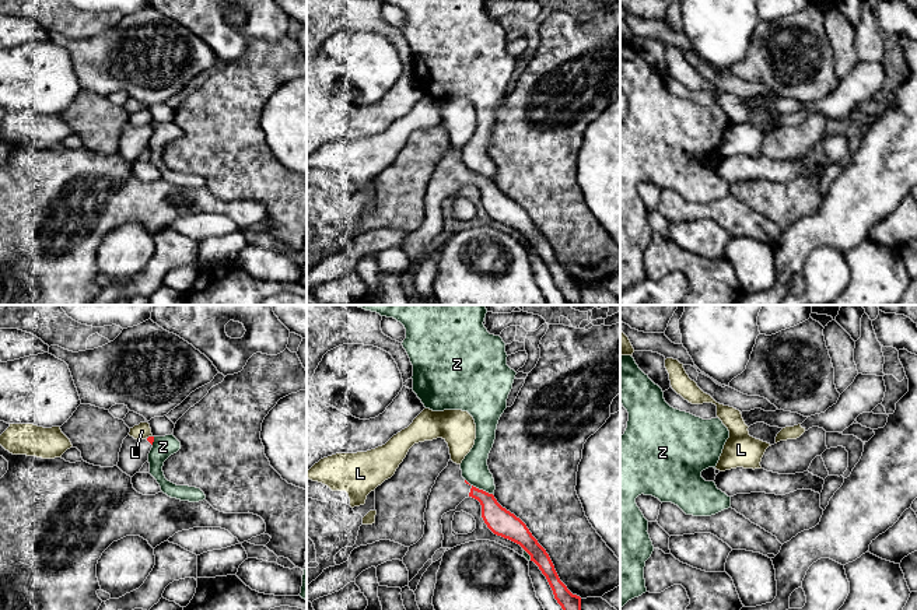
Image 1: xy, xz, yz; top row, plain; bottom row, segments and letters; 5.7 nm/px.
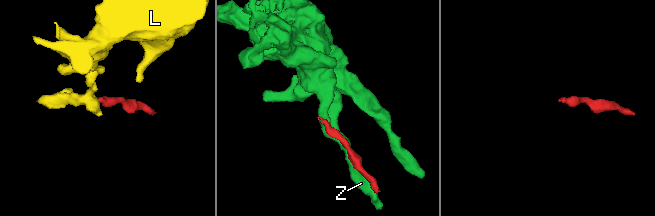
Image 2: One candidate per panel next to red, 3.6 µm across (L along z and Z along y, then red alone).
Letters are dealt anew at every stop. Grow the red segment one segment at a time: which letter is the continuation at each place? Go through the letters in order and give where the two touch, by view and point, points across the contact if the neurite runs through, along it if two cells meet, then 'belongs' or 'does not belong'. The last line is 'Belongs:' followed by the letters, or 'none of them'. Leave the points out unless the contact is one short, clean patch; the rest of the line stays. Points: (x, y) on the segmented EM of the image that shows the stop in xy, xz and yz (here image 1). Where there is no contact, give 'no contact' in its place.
L: xy (149, 437) | along xy (151, 435), (147, 438) | does not belong
Z: xz (478, 488) | does not belong
Belongs: none of them

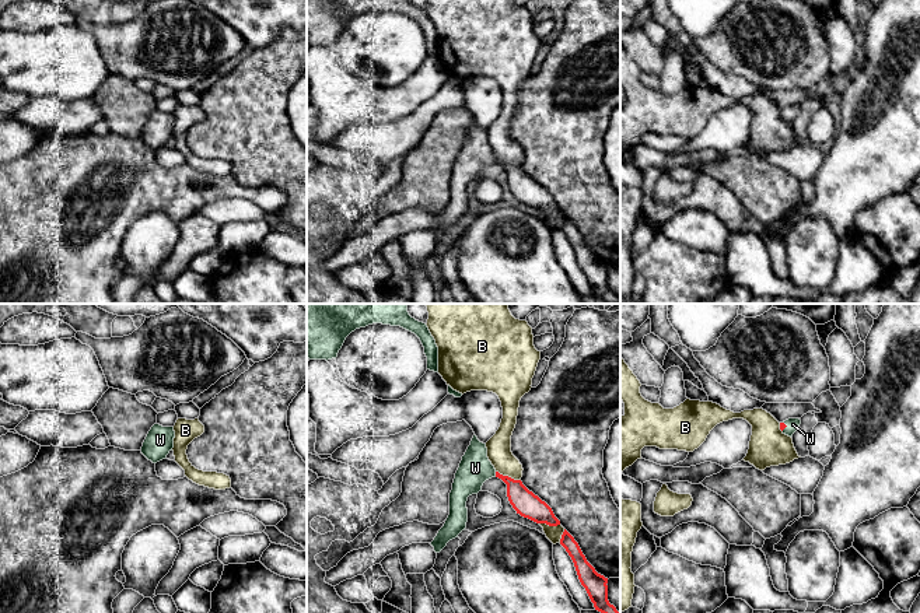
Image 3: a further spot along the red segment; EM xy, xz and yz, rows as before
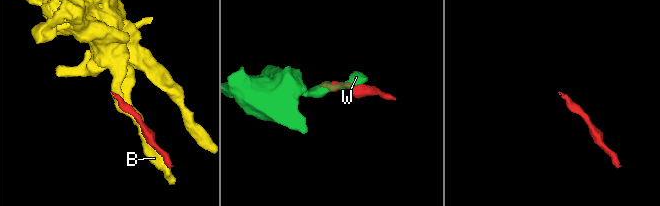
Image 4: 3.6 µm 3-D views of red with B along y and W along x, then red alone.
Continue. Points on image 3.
B: xz (507, 476) | does not belong
W: xz (496, 475) | across xz (525, 503), (506, 479), (496, 475), (475, 468) | belongs
Belongs: W

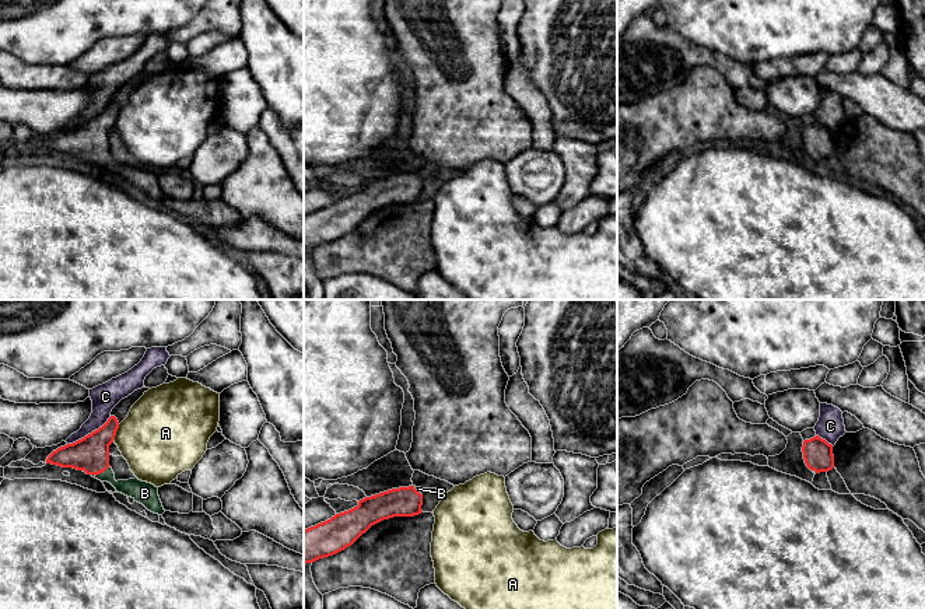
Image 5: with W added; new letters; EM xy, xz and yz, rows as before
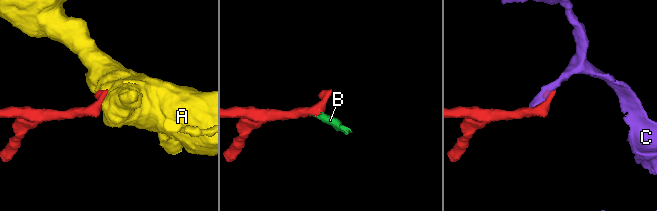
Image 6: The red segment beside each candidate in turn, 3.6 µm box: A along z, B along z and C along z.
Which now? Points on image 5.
A: xy (115, 433) | does not belong
B: xy (100, 472) | across xy (90, 454), (100, 472), (116, 485), (136, 489) | belongs
C: xy (88, 434) | along xy (111, 416), (97, 429), (67, 444) | does not belong
Belongs: B

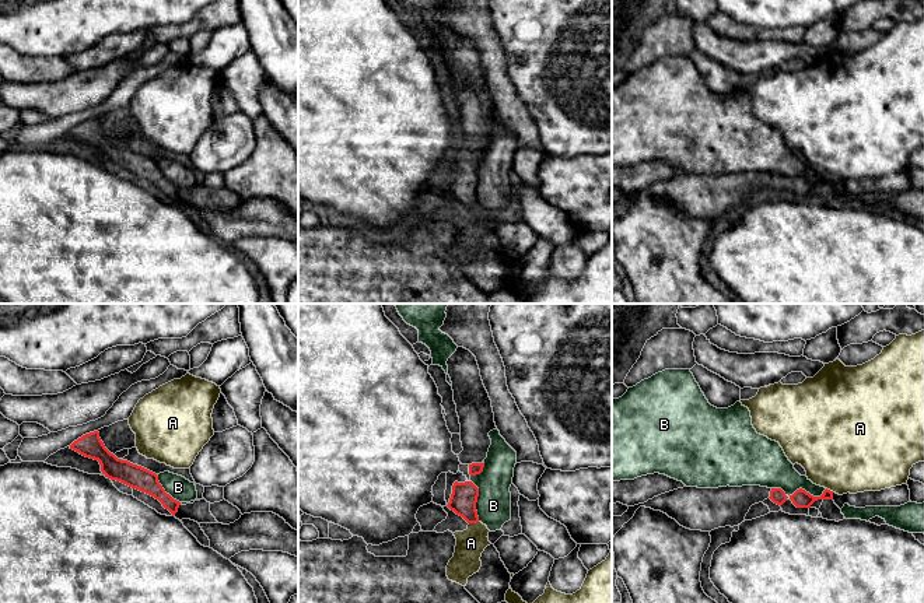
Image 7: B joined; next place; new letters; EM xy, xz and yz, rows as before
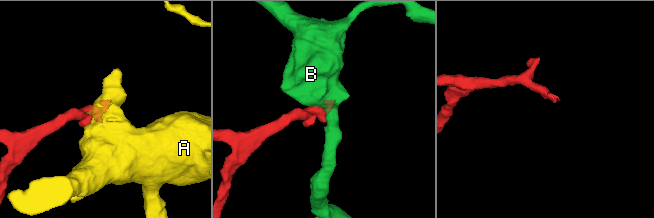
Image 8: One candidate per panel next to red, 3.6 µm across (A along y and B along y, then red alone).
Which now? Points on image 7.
A: xz (473, 522) | does not belong
B: xz (476, 501) | along xz (471, 480), (478, 488), (476, 515), (479, 521) | does not belong
Belongs: none of them

